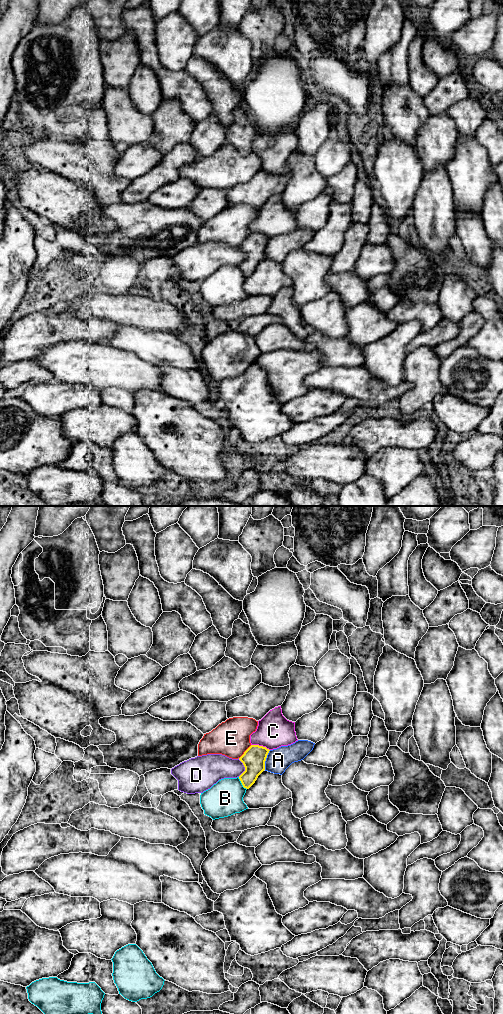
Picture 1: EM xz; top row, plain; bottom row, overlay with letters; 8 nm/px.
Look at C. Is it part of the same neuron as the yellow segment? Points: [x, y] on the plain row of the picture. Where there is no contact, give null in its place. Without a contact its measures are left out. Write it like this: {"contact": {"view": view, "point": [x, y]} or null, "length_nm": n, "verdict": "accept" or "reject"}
{"contact": {"view": "xz", "point": [260, 234]}, "length_nm": 160, "verdict": "reject"}

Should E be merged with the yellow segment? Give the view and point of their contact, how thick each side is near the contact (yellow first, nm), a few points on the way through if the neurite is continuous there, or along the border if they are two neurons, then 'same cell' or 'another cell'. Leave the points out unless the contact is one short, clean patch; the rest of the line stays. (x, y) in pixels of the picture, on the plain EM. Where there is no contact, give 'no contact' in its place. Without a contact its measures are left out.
contact xz (244, 240); calibres 190 and 300 nm; another cell

